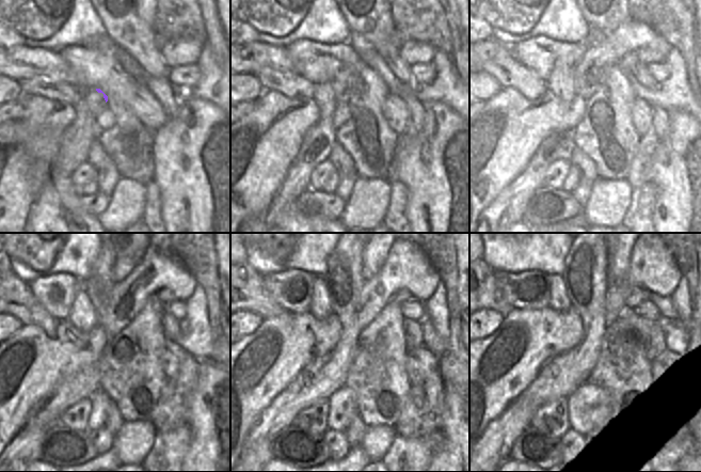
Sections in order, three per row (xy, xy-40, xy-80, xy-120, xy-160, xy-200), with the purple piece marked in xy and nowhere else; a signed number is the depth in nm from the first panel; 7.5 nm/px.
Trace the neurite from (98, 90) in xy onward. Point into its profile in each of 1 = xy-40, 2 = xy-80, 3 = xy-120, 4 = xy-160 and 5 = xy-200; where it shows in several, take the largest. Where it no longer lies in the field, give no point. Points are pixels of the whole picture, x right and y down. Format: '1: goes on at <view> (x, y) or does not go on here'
1: goes on at xy-40 (343, 83)
2: goes on at xy-80 (586, 69)
3: goes on at xy-120 (100, 286)
4: goes on at xy-160 (344, 279)
5: goes on at xy-200 (585, 273)

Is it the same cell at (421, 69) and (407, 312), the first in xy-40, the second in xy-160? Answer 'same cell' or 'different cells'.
same cell

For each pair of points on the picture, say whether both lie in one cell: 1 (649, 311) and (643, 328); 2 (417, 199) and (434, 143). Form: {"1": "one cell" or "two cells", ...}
{"1": "two cells", "2": "one cell"}

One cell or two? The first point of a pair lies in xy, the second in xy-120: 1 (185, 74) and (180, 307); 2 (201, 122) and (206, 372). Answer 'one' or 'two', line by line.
1: one
2: one

